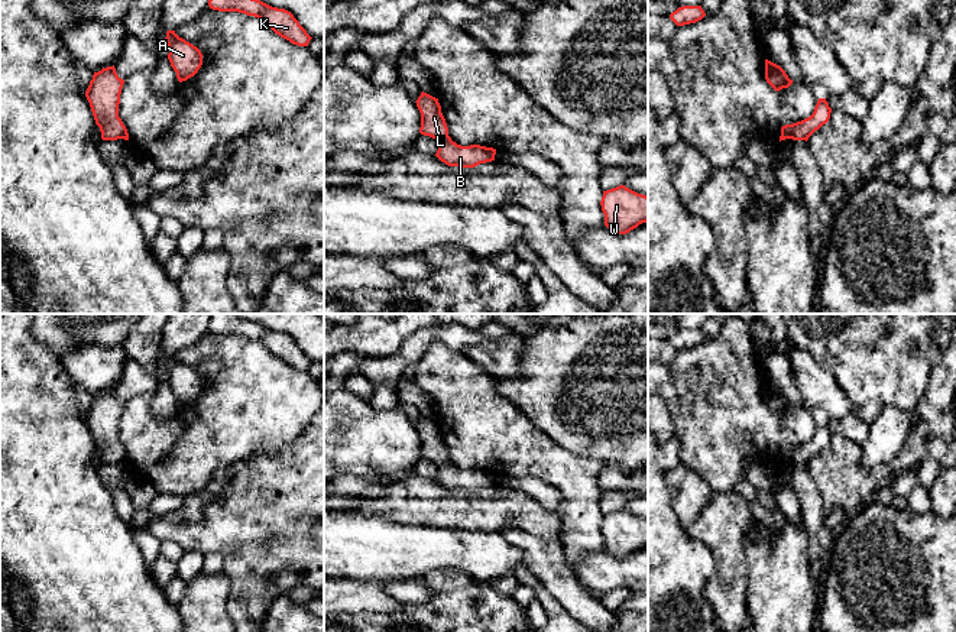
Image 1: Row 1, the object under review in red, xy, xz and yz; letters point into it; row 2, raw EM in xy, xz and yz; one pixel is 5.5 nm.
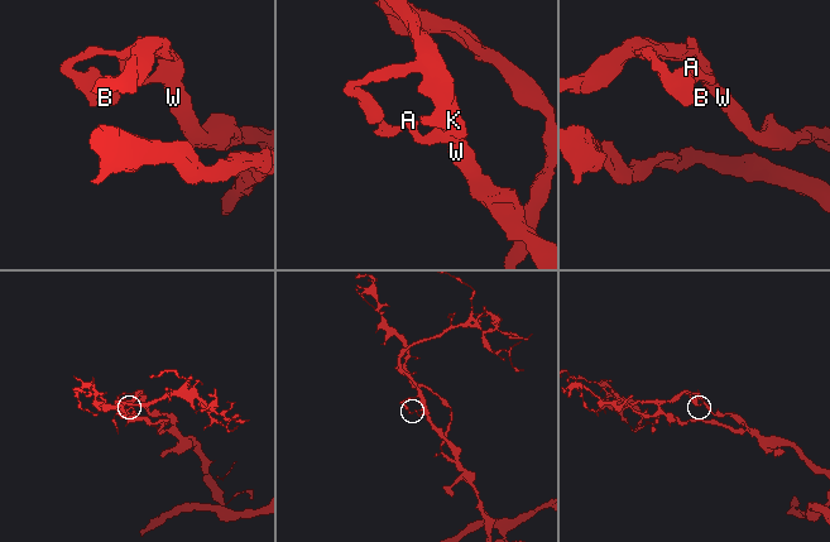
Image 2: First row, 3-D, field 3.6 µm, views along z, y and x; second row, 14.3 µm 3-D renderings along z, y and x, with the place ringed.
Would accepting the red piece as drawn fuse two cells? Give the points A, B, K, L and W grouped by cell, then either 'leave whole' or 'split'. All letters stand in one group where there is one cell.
A B K L W | leave whole

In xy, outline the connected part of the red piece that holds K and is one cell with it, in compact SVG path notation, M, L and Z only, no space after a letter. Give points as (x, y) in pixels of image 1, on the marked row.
M208 0L208 6L218 12L239 12L255 16L276 35L298 46L308 46L312 39L291 12L272 7L260 0Z

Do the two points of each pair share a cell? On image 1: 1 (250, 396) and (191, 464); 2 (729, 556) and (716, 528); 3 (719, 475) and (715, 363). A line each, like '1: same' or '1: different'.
1: same
2: same
3: same

